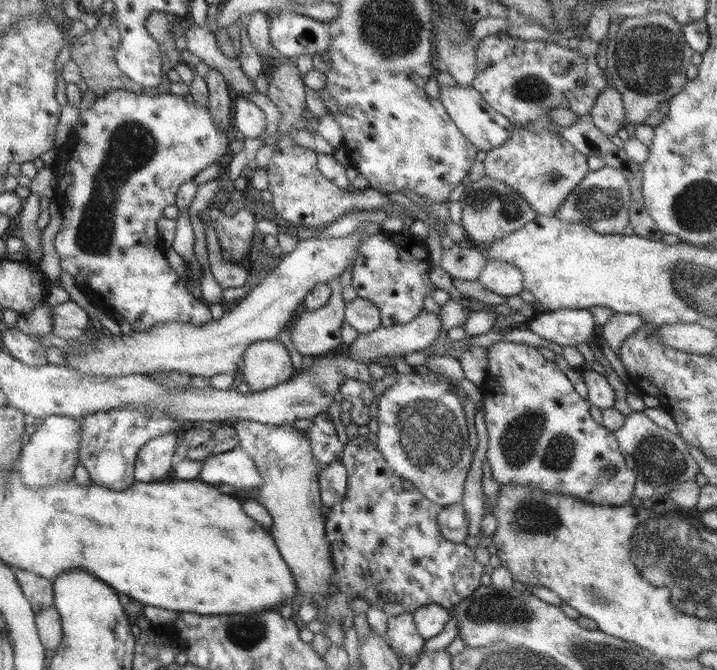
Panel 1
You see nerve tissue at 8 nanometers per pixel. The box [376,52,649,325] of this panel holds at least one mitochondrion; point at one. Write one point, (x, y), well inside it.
(602, 205)

